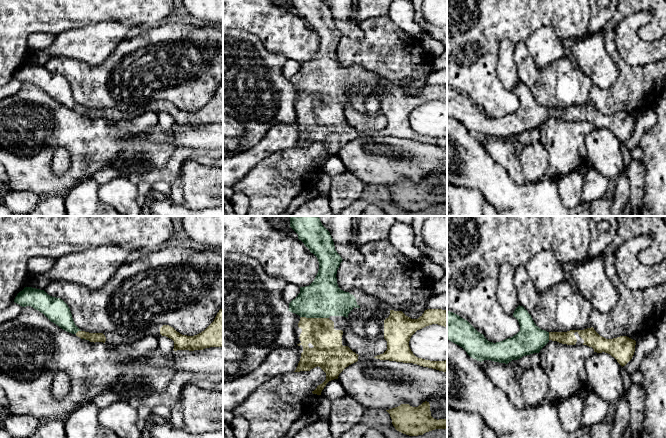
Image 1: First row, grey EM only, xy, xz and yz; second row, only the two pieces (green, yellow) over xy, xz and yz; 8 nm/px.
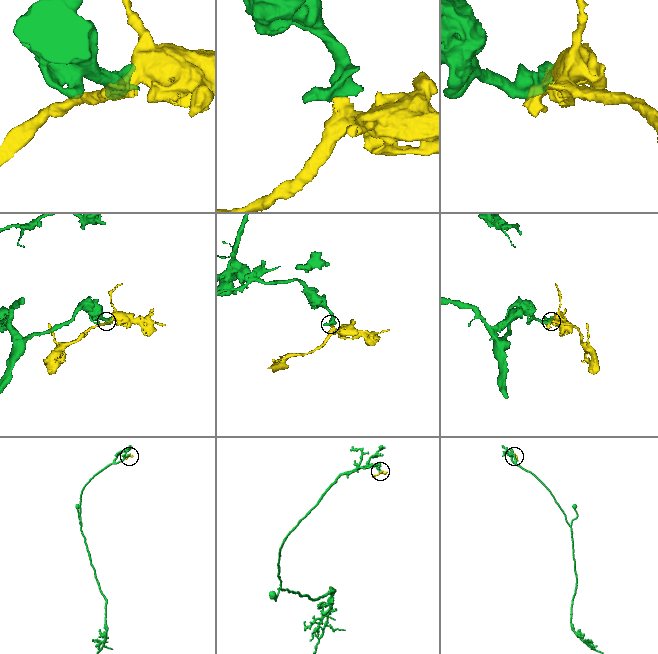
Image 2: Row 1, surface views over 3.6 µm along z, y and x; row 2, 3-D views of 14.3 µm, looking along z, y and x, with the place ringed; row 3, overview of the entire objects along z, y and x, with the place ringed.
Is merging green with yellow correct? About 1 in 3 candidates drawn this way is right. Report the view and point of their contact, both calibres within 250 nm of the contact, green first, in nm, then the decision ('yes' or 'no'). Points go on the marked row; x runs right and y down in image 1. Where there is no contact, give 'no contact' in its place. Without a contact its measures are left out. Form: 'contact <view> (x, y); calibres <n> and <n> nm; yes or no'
contact xz (315, 317); calibres 300 and 240 nm; yes

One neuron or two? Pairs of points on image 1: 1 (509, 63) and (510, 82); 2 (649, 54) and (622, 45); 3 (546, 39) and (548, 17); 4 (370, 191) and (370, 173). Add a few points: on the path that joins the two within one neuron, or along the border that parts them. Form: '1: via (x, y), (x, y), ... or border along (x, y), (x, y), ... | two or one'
1: via (509, 68), (509, 77) | one
2: via (642, 54), (629, 52) | one
3: border along (527, 38), (539, 28), (550, 26), (561, 40) | two
4: border along (366, 184), (382, 184), (385, 186) | two

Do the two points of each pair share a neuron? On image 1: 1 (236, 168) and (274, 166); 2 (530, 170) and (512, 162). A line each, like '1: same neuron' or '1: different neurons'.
1: different neurons
2: different neurons

